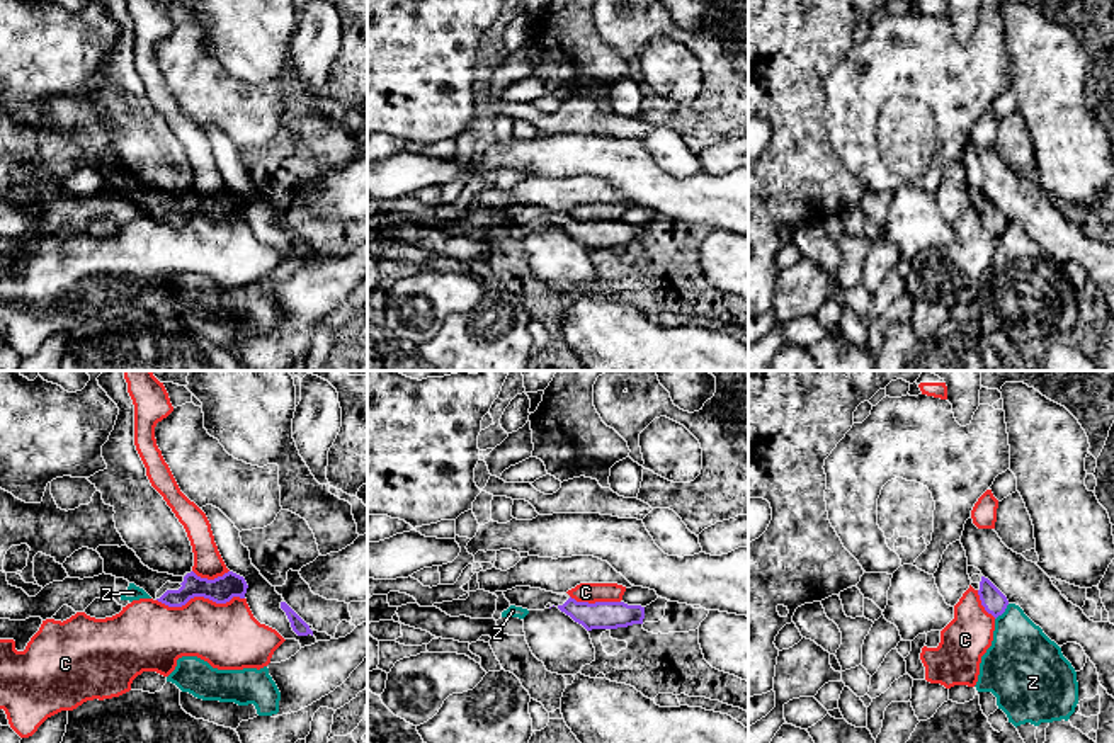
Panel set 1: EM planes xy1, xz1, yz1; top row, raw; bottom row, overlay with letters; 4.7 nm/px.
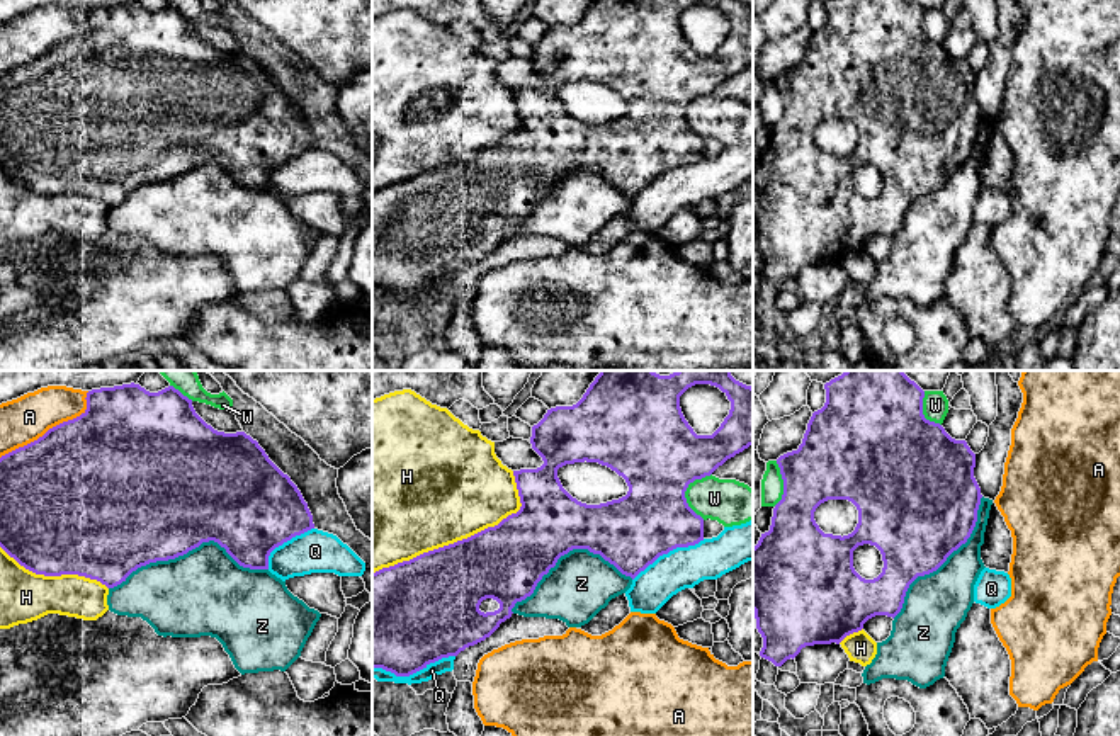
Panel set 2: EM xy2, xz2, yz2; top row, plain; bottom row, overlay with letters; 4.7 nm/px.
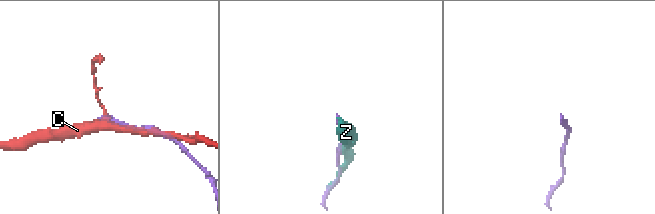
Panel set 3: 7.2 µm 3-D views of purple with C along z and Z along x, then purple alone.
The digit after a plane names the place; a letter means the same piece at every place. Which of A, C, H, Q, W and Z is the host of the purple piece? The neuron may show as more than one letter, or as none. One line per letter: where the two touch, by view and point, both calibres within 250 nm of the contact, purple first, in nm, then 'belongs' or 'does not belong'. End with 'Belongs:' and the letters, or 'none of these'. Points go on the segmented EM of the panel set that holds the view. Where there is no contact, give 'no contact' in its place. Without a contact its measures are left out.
A: xy2 (53, 427) | 500/220 nm | does not belong
C: xy1 (199, 595) | 120/300 nm | does not belong
H: xz2 (464, 539) | 360/500 nm | does not belong
Q: xz2 (413, 672) | 480/70 nm | does not belong
W: xz2 (685, 490) | 400/220 nm | does not belong
Z: xy2 (187, 551) | 500/400 nm | does not belong
Belongs: none of these

